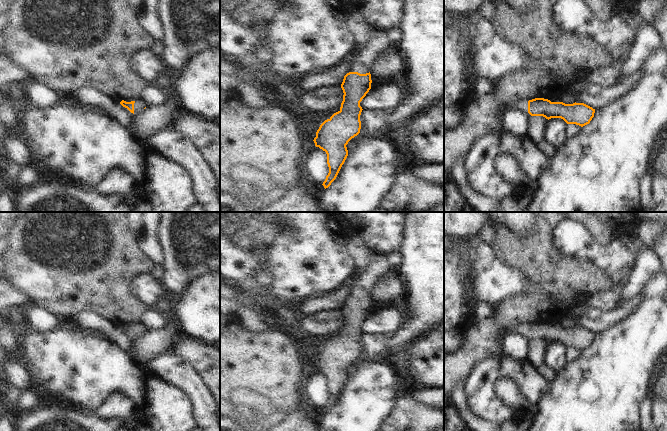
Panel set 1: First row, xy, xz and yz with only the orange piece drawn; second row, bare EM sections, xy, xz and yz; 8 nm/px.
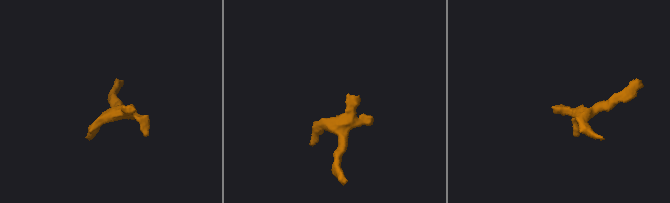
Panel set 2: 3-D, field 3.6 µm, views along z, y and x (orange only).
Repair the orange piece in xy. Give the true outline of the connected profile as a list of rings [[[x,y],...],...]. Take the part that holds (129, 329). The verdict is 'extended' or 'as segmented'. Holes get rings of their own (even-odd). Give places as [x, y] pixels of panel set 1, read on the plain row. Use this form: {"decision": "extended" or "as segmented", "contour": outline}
{"decision": "extended", "contour": [[[140,322],[136,325],[131,325],[131,326],[126,326],[122,324],[120,328],[135,339],[141,337],[146,331],[145,327]]]}

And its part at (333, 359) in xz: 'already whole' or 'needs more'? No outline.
needs more

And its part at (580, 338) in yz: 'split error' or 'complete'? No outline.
split error

